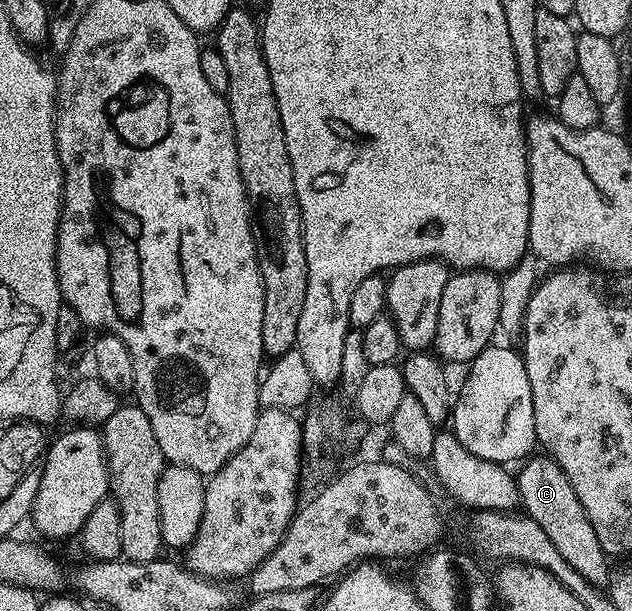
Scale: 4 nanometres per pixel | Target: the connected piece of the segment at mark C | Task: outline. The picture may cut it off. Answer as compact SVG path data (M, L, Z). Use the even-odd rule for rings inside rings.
M531 455L523 463L527 464L516 472L521 511L543 528L544 534L548 534L548 539L556 545L556 550L560 550L560 555L572 566L572 570L588 578L588 582L609 585L611 561L600 546L600 538L596 538L596 530L592 530L592 522L588 522L588 514L584 514L584 506L580 506L580 498L576 498L576 490L572 490L572 482L568 482L568 474L560 470L553 456L538 455Z

